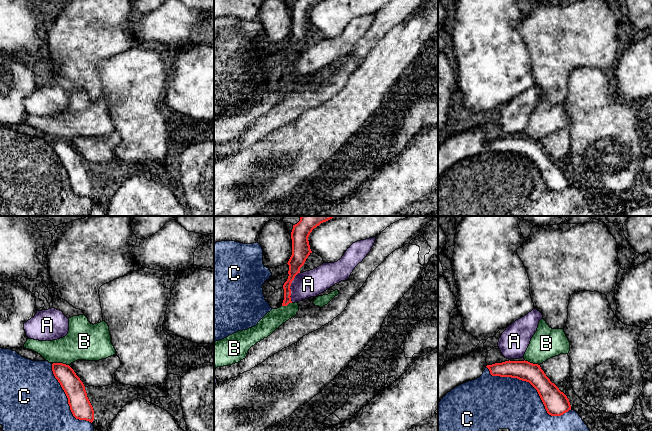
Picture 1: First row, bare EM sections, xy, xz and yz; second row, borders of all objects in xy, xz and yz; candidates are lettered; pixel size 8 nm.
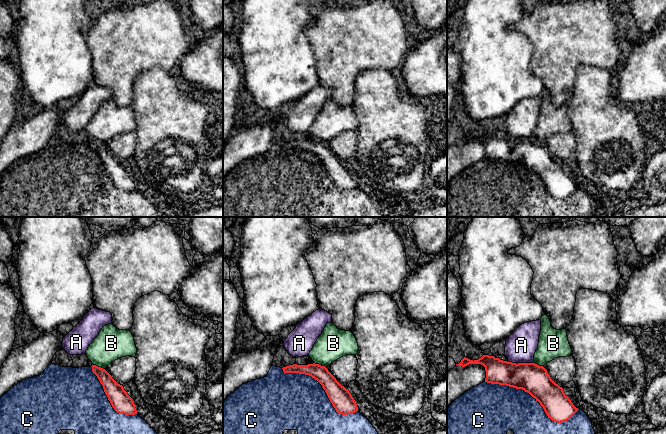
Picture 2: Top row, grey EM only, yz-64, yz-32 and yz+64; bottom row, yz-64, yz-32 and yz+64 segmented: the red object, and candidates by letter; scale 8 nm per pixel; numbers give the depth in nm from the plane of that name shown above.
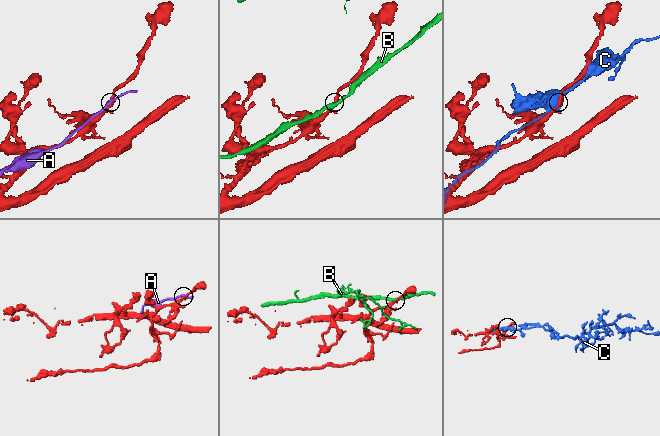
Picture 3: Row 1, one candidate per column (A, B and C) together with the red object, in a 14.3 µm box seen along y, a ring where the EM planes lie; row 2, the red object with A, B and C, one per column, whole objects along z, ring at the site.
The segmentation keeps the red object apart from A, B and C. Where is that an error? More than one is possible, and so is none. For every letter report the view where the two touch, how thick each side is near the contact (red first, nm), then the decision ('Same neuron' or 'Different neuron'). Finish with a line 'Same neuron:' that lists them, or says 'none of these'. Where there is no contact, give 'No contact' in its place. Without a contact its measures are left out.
A: Touches red in xz. Thickness 120 nm (red) against 220 nm. Different neuron
B: Touches red in xy. Thickness 160 nm (red) against 280 nm. Different neuron
C: Touches red in yz. Thickness 200 nm (red) against 420 nm. Different neuron
Same neuron: none of these

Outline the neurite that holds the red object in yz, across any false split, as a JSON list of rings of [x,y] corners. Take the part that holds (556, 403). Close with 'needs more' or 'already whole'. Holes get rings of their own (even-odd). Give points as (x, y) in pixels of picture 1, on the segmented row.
[[[509,360],[486,367],[492,376],[511,377],[529,382],[537,390],[549,415],[561,416],[571,410],[567,396],[550,381],[540,365],[525,360]]] | already whole

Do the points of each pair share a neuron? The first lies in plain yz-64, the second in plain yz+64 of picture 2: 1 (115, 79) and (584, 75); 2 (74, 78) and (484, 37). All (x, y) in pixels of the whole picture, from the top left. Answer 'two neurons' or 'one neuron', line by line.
1: two neurons
2: one neuron

